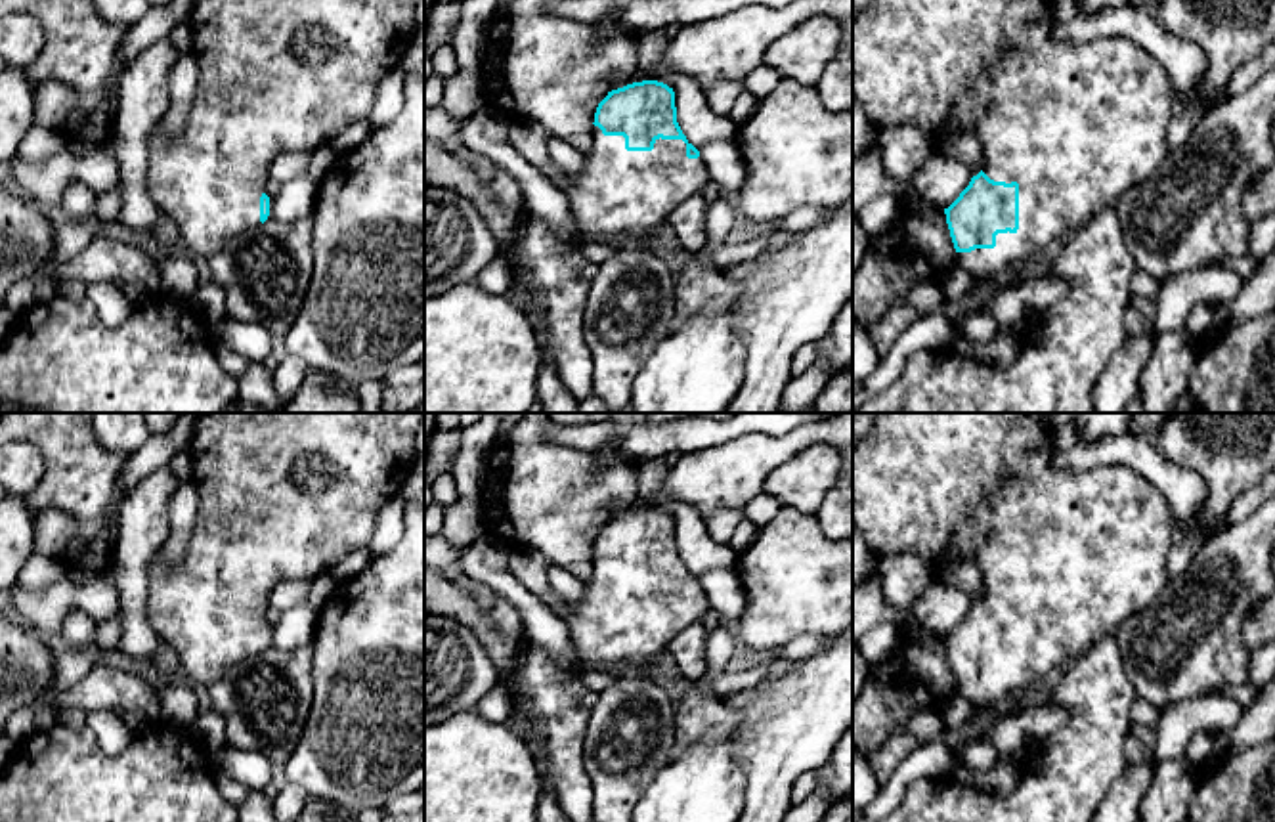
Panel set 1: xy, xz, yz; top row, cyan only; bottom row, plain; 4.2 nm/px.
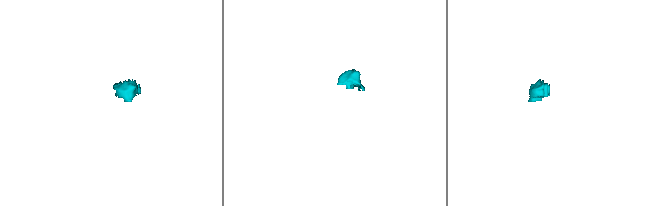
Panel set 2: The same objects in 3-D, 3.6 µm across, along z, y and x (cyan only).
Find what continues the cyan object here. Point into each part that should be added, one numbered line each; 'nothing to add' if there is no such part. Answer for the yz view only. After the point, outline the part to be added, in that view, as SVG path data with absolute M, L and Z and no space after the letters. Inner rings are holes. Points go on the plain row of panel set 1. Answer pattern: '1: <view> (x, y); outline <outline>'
1: yz (1075, 553); outline M879 413L853 449L853 522L870 552L877 558L898 552L916 554L933 575L958 558L971 558L981 570L983 600L994 610L1019 612L1019 658L998 661L994 677L958 681L958 696L977 705L998 702L1009 692L1044 681L1051 669L1069 667L1101 637L1116 633L1130 616L1145 610L1170 579L1166 562L1174 545L1176 524L1166 497L1147 478L1122 465L1095 466L1084 472L1061 468L1053 463L1057 451L1046 413Z

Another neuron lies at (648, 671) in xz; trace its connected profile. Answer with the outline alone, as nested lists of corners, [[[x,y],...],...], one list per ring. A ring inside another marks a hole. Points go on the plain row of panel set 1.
[[[659,663],[644,665],[644,667],[638,667],[638,669],[633,669],[633,667],[627,667],[627,665],[616,665],[616,667],[608,667],[604,671],[608,671],[610,675],[619,677],[619,679],[637,675],[637,677],[654,681],[658,675],[663,673],[663,667]]]

